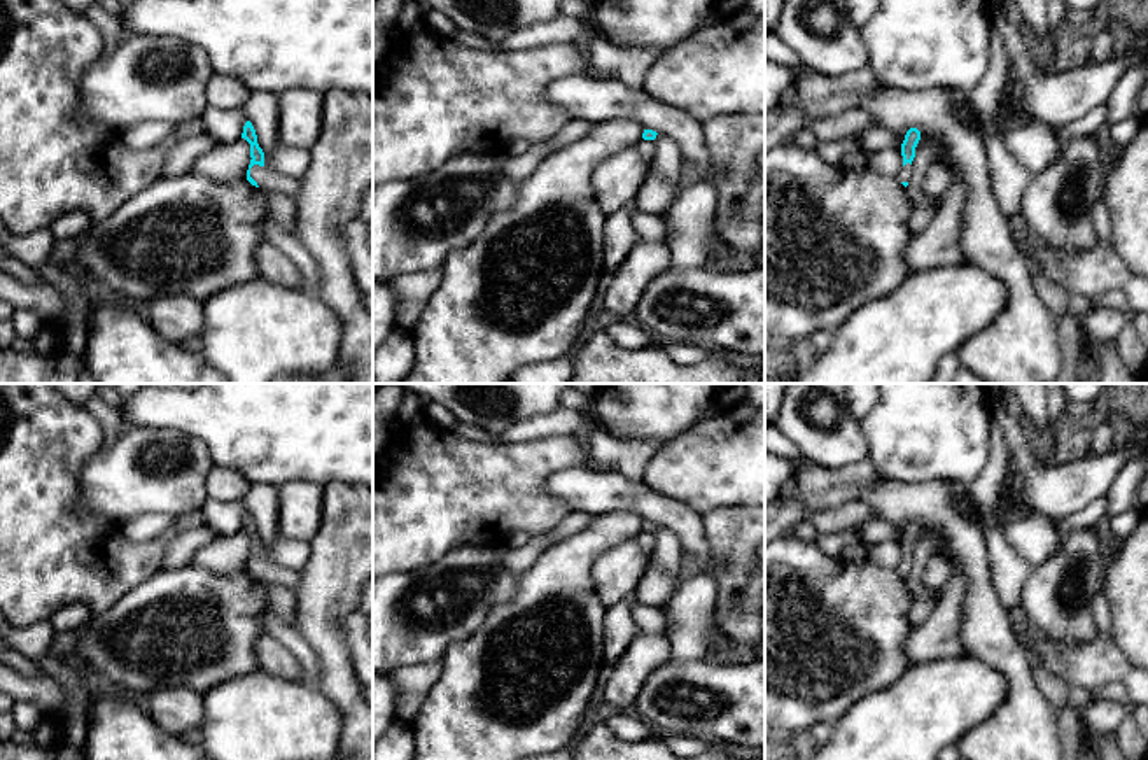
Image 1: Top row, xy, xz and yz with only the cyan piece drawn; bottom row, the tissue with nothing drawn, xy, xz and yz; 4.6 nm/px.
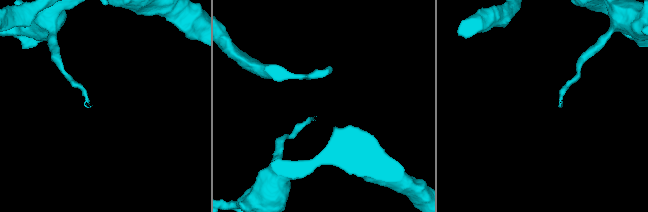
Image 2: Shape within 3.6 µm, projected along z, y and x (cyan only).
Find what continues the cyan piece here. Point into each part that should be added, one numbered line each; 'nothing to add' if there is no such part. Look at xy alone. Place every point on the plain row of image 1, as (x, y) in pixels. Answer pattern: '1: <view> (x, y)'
1: xy (265, 570)

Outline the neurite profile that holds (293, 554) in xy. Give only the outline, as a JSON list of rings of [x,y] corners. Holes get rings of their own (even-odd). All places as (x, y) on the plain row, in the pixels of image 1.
[[[278,536],[273,545],[264,545],[264,559],[270,562],[303,571],[312,553],[312,546],[306,541],[287,539]]]

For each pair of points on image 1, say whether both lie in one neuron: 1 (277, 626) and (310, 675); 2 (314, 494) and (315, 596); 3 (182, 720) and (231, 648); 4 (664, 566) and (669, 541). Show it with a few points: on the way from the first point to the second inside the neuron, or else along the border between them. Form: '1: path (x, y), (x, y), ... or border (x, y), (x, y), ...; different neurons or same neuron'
1: path (289, 638), (310, 662); same neuron
2: border (324, 494), (322, 522), (308, 541); different neurons
3: border (160, 689), (189, 687), (200, 694); different neurons
4: path (664, 561), (667, 547); same neuron

